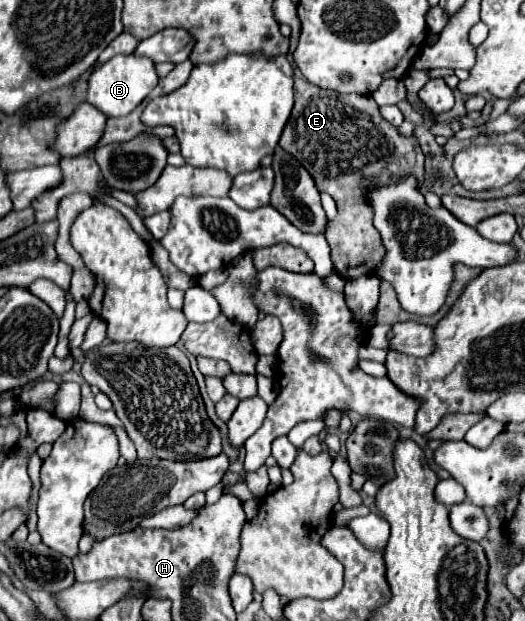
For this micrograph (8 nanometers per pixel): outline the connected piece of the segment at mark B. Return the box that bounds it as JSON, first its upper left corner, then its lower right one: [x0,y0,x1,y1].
[87,55,159,117]

